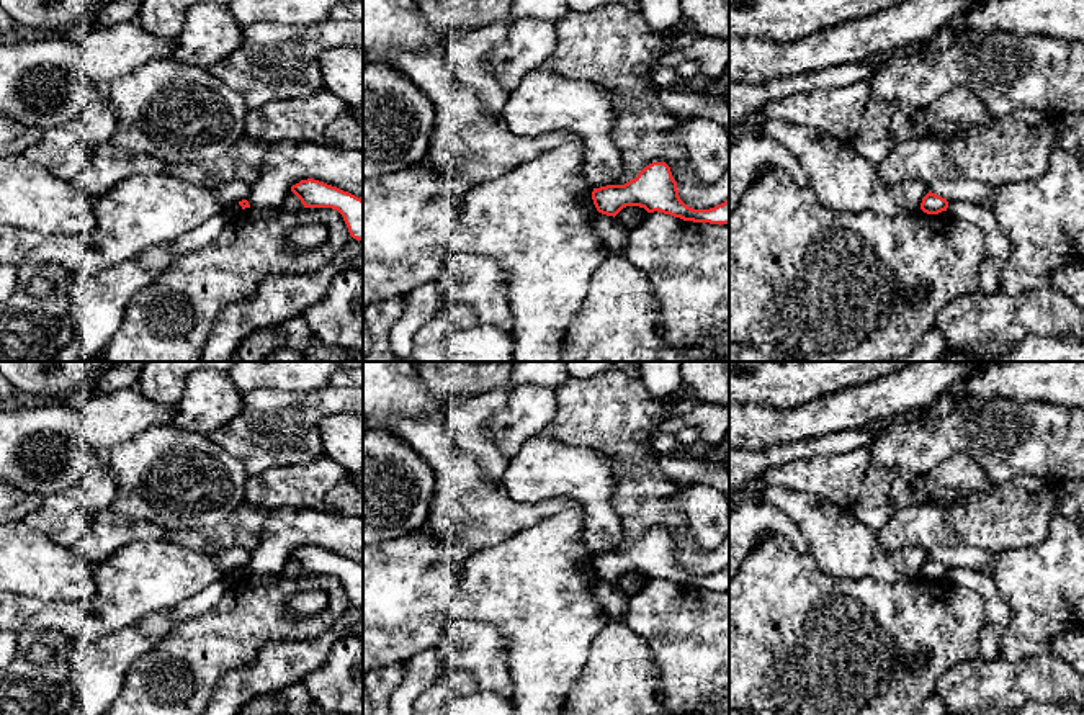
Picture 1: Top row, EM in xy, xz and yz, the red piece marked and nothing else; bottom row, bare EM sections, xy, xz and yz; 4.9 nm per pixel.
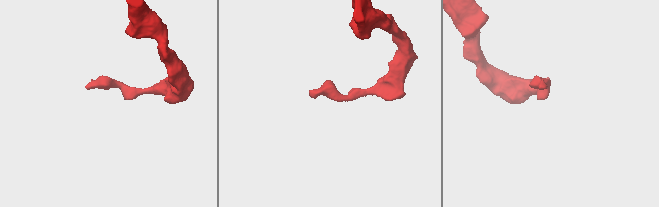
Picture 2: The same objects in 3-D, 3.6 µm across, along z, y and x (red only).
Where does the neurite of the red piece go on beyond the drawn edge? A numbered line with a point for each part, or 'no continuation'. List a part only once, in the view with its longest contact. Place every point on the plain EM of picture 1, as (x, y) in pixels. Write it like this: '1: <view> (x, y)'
no continuation

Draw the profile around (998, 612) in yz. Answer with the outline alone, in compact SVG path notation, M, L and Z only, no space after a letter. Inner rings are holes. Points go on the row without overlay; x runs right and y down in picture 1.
M950 568L947 578L981 596L984 602L984 623L979 632L979 658L986 661L999 659L1001 641L1007 632L1012 610L992 576L966 568Z

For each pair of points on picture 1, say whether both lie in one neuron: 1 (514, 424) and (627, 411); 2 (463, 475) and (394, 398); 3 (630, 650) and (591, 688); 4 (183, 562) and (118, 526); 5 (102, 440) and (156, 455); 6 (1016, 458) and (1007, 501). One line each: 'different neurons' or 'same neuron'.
1: different neurons
2: different neurons
3: same neuron
4: different neurons
5: different neurons
6: different neurons

